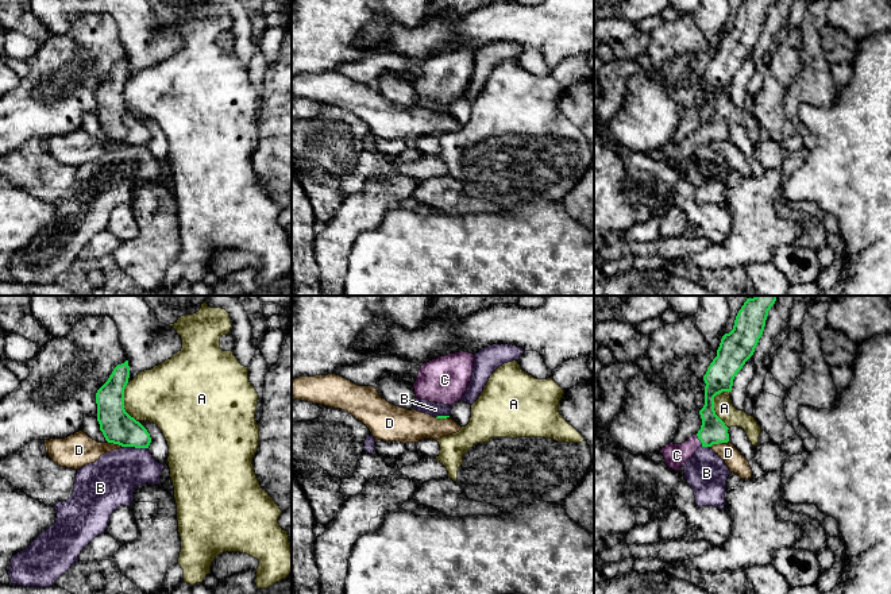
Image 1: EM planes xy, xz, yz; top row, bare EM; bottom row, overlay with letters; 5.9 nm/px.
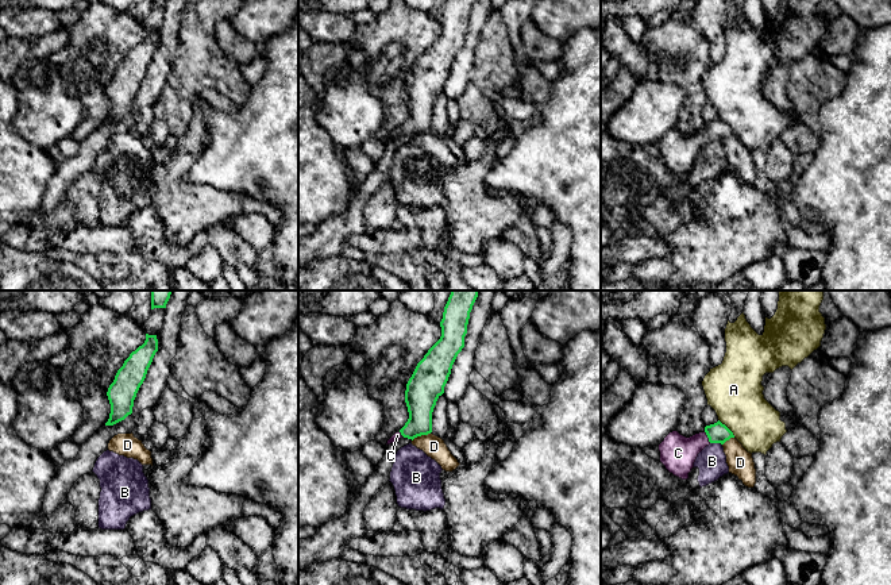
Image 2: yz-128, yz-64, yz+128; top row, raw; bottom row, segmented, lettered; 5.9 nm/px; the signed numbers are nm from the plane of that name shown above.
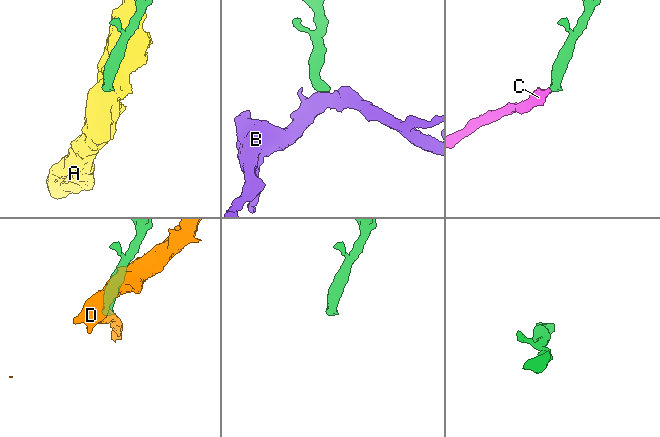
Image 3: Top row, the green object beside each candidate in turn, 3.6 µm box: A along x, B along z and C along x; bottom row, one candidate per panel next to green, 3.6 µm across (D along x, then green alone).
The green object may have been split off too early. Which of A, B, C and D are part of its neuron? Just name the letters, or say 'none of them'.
C

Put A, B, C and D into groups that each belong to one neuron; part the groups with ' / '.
A / B / C / D

